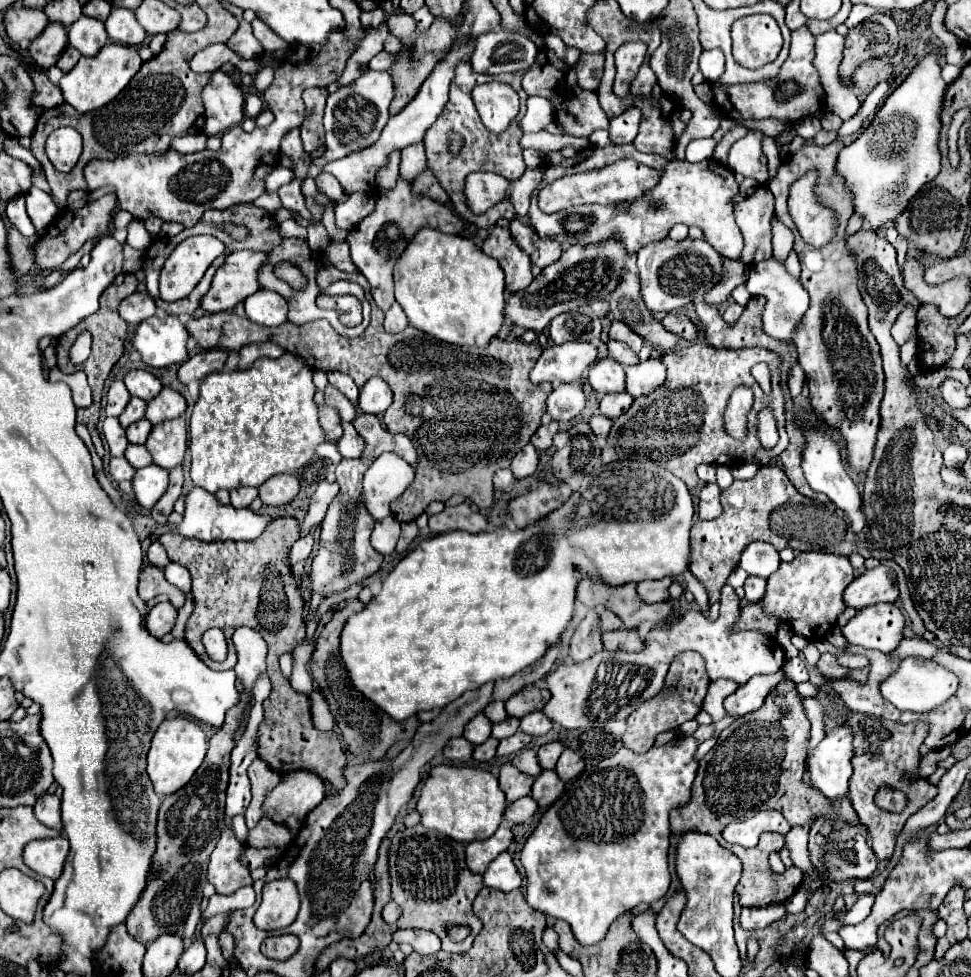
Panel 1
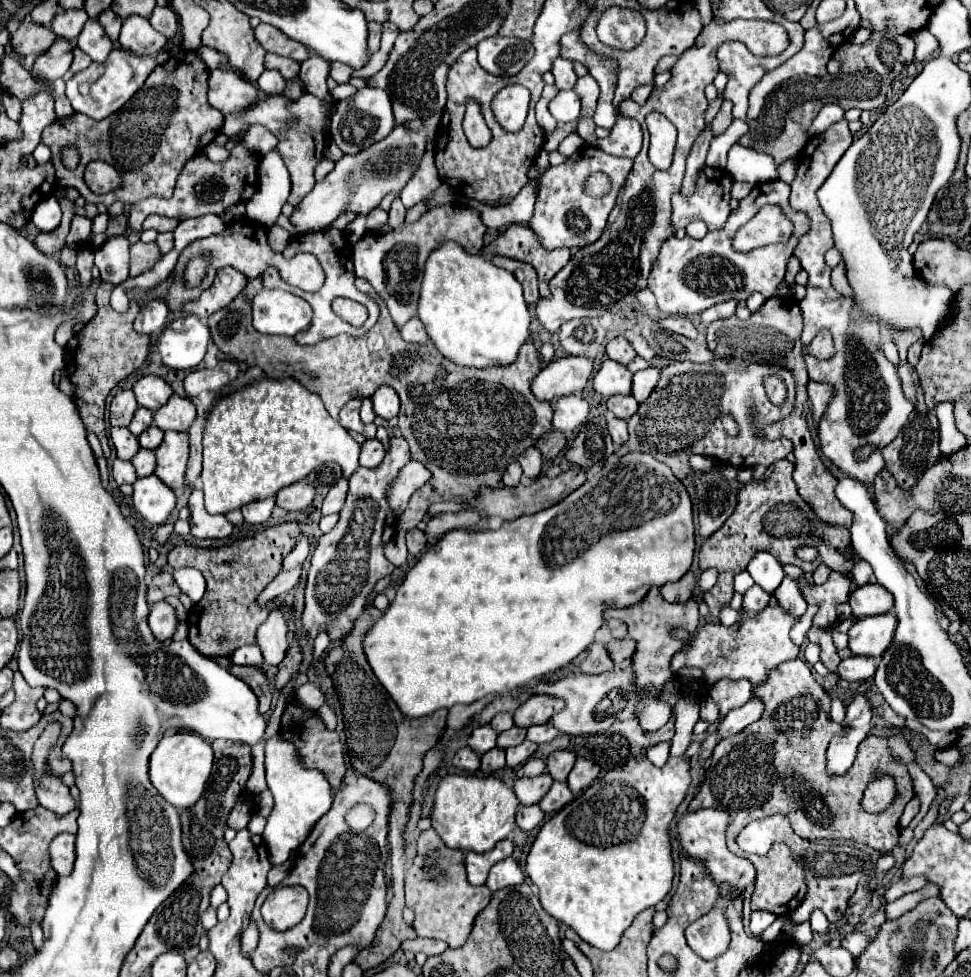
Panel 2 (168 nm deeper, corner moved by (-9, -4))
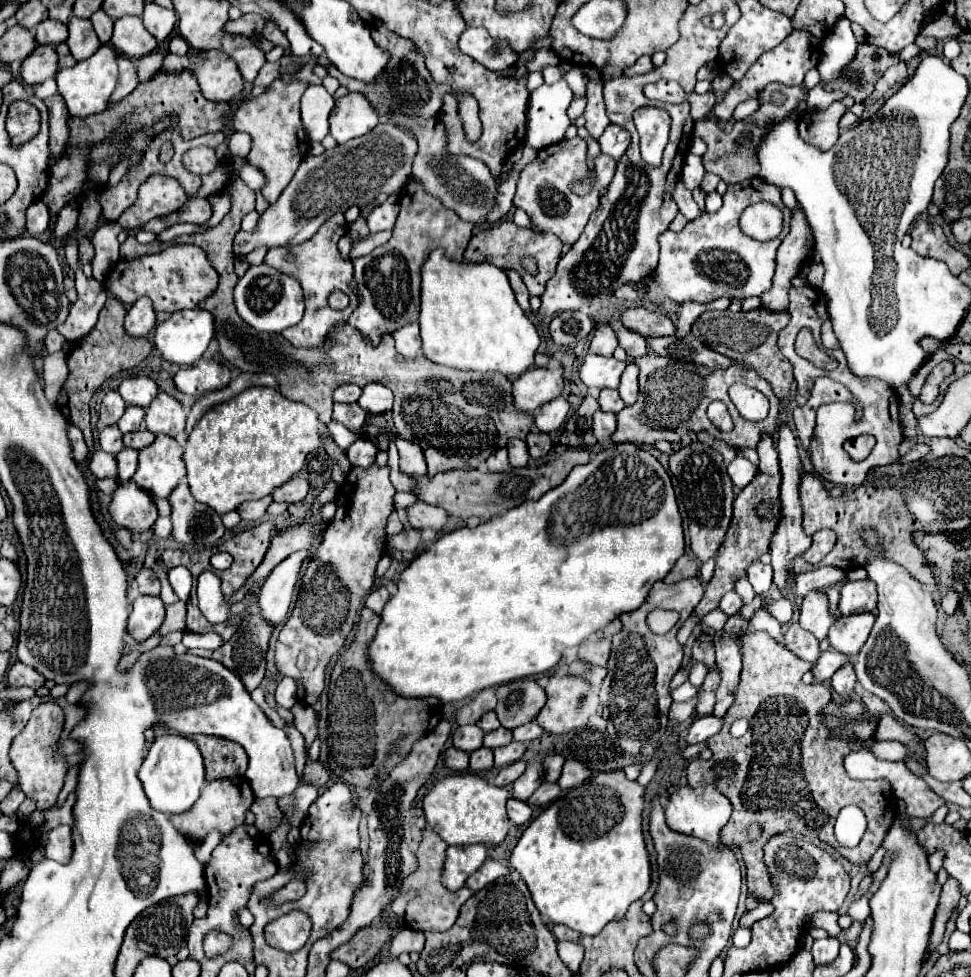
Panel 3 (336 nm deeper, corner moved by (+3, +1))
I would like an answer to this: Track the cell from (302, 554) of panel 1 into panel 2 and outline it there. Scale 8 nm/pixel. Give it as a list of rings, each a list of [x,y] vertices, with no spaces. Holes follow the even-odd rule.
[[[299,566],[293,568],[293,570],[289,570],[289,572],[281,572],[281,574],[263,590],[263,594],[259,596],[259,604],[265,606],[269,600],[273,600],[273,598],[277,598],[277,596],[289,592],[289,590],[297,584],[299,574],[301,574],[301,568],[299,568]]]

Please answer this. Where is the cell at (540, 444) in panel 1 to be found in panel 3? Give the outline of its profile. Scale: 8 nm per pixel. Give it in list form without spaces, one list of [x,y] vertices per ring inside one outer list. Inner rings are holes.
[[[533,431],[533,433],[529,433],[527,439],[525,439],[525,443],[527,443],[529,455],[531,455],[533,459],[547,455],[549,449],[551,449],[551,445],[553,445],[553,443],[551,443],[551,437],[549,437],[547,433],[541,433],[541,431]]]

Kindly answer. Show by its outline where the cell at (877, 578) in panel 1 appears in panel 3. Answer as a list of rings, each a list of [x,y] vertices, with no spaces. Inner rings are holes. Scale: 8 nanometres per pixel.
[[[847,581],[841,589],[839,611],[843,615],[853,615],[861,611],[873,611],[877,607],[877,589],[873,581]]]

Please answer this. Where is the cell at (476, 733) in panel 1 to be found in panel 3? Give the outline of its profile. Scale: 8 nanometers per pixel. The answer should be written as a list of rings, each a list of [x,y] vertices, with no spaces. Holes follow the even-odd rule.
[[[461,725],[453,733],[453,745],[461,751],[471,753],[473,749],[483,745],[483,731],[477,725]]]

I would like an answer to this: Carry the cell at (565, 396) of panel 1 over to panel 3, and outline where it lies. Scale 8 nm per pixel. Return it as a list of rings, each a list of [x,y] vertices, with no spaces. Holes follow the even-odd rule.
[[[557,397],[545,405],[541,405],[535,413],[533,413],[533,419],[535,419],[535,427],[543,433],[551,433],[551,431],[557,431],[565,421],[567,421],[567,415],[571,411],[571,405],[565,397]]]

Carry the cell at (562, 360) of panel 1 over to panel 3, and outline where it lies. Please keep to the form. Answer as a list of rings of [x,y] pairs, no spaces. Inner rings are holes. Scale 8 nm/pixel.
[[[547,367],[547,369],[529,369],[519,379],[513,381],[513,393],[515,393],[515,405],[521,411],[533,413],[539,405],[559,397],[563,393],[565,385],[565,369],[559,367]]]

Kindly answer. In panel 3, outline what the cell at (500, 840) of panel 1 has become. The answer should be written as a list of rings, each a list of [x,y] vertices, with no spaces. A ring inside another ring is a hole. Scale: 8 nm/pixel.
[[[457,845],[447,847],[447,861],[443,869],[443,885],[457,891],[465,885],[467,877],[487,859],[487,845]]]

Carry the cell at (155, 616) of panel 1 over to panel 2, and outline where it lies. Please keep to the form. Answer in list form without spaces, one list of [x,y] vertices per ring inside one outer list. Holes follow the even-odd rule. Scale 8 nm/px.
[[[167,602],[153,604],[151,606],[151,612],[149,612],[149,628],[151,628],[153,636],[159,642],[171,640],[171,636],[175,634],[175,628],[177,628],[175,610]]]

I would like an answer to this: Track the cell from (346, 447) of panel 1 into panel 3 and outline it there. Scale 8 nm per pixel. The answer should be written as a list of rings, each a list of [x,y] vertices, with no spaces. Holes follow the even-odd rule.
[[[359,437],[347,449],[347,459],[351,461],[353,467],[369,467],[369,465],[373,465],[375,455],[377,455],[377,447],[369,439],[363,439],[363,437]]]

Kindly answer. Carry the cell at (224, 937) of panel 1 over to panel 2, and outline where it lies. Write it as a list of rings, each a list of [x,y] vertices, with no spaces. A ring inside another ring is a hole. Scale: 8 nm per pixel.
[[[251,920],[249,922],[249,926],[245,928],[245,932],[243,932],[243,936],[241,936],[241,944],[243,944],[243,954],[245,956],[251,956],[253,954],[253,950],[257,948],[257,942],[259,942],[259,930],[257,930],[257,926],[255,926],[255,922]]]

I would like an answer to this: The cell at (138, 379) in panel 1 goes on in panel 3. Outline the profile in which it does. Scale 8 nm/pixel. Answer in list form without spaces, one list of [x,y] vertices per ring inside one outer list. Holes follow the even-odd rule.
[[[129,377],[119,385],[121,397],[129,405],[139,405],[143,409],[157,397],[157,391],[157,383],[149,377]]]

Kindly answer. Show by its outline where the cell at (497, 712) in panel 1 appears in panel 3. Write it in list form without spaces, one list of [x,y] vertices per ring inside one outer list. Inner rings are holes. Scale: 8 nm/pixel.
[[[489,711],[489,713],[485,713],[485,715],[479,719],[477,725],[479,725],[483,731],[493,731],[493,729],[499,729],[499,719],[497,719],[495,711]]]

